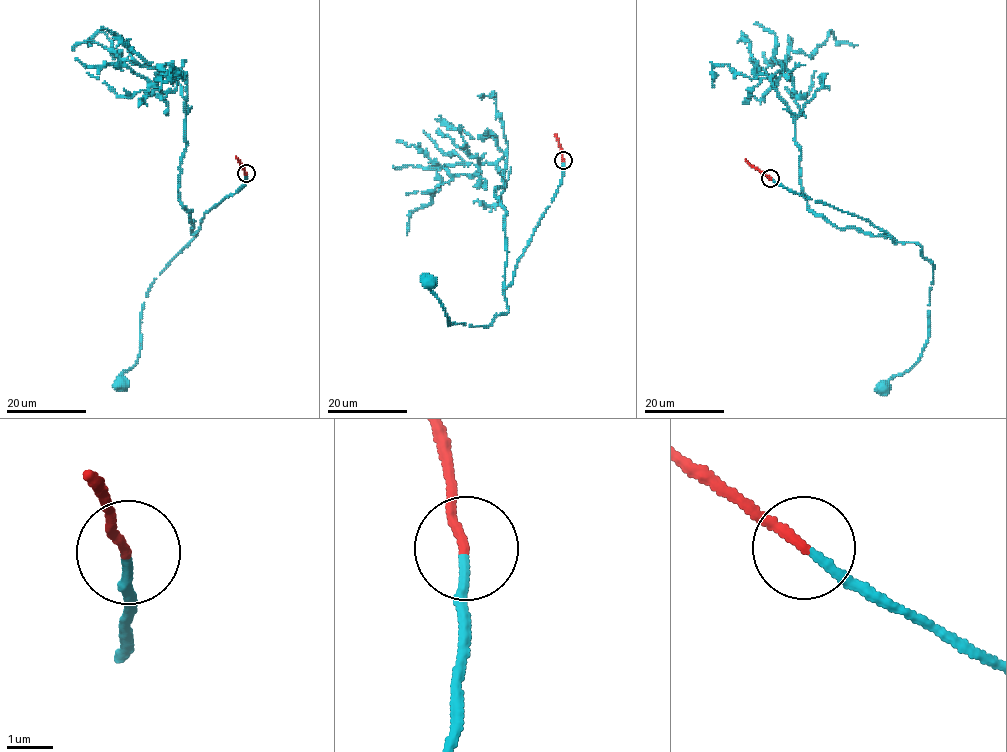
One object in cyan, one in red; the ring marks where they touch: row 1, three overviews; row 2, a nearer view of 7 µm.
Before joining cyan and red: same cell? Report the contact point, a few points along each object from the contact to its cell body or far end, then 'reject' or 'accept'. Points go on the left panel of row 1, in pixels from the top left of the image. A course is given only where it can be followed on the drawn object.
at (246, 173); cyan runs (246, 173), (244, 185), (206, 212), (195, 236), (149, 288), (138, 358), (119, 377), (121, 383); red runs (246, 173), (235, 157); accept

